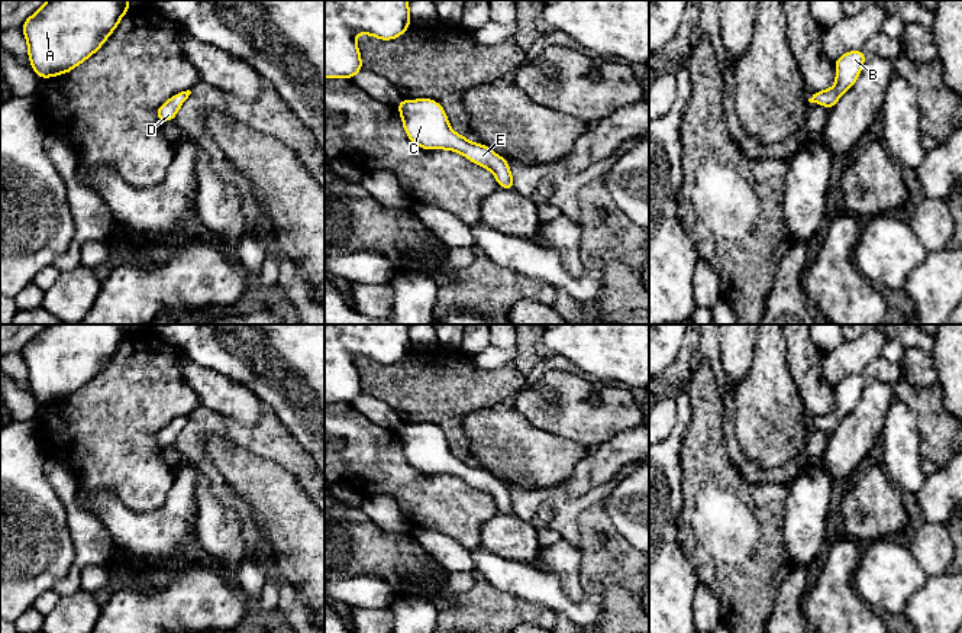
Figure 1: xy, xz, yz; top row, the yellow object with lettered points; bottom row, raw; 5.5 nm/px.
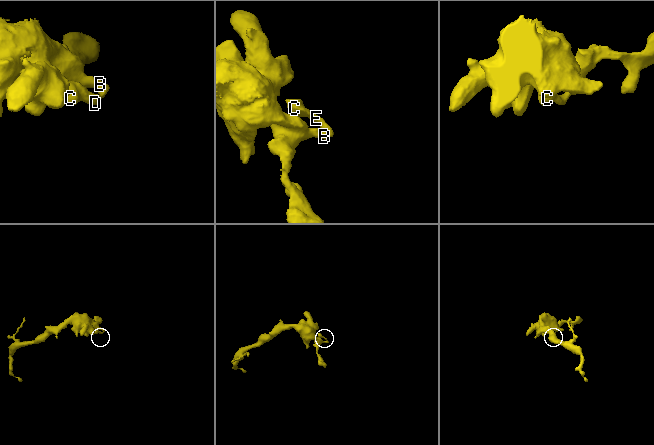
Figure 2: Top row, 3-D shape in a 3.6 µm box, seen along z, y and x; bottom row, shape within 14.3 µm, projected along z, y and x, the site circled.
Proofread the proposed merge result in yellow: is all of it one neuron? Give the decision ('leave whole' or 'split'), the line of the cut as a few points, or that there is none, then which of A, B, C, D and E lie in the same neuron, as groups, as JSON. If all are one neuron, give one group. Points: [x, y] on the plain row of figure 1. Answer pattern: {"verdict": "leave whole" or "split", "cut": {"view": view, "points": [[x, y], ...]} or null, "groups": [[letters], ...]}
{"verdict": "leave whole", "cut": null, "groups": [["A", "B", "C", "D", "E"]]}

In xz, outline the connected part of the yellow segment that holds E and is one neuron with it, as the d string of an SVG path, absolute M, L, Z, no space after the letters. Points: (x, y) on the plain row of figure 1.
M432 423L406 424L397 429L409 464L423 474L449 474L490 494L498 511L516 514L507 484L482 468L472 468L453 456L445 433Z

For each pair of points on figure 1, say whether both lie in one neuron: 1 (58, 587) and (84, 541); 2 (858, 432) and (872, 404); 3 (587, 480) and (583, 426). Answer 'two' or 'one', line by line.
1: one
2: one
3: two

